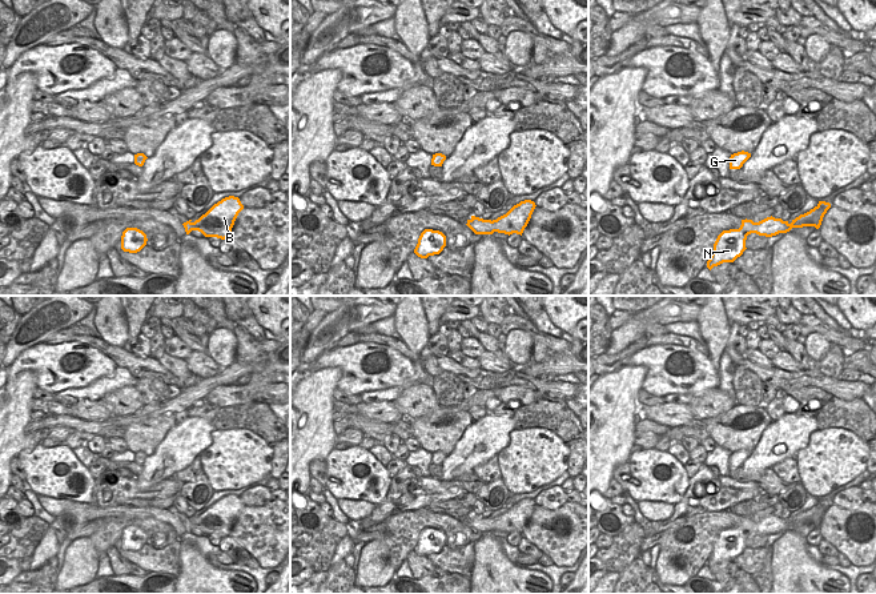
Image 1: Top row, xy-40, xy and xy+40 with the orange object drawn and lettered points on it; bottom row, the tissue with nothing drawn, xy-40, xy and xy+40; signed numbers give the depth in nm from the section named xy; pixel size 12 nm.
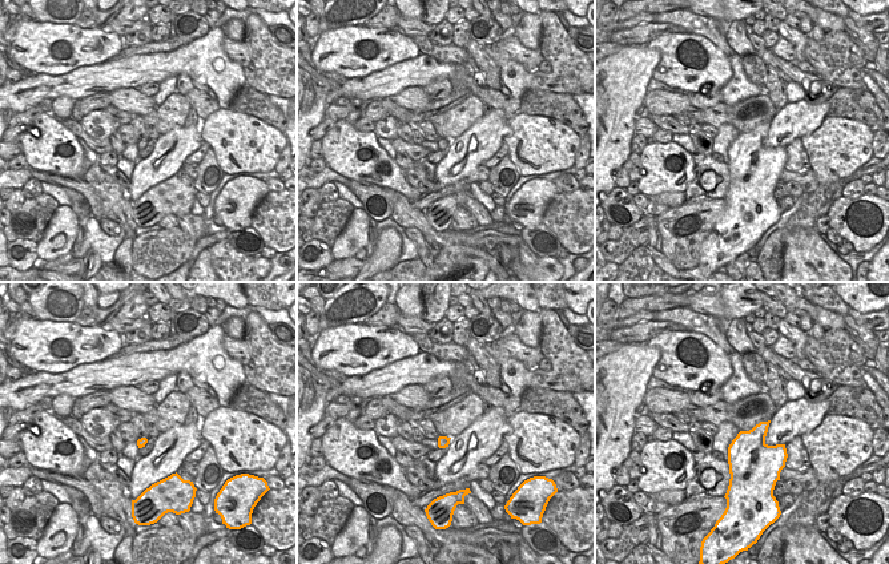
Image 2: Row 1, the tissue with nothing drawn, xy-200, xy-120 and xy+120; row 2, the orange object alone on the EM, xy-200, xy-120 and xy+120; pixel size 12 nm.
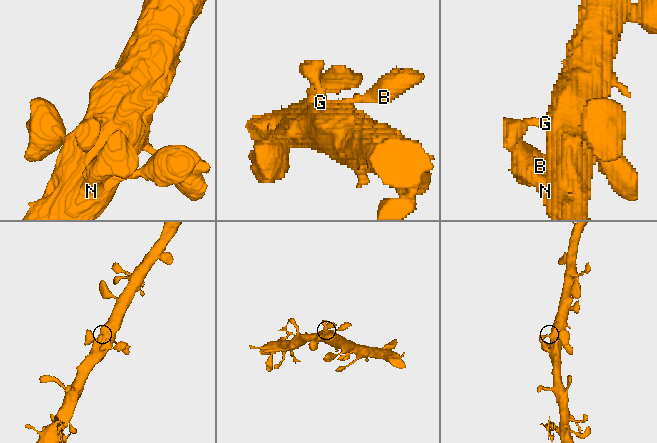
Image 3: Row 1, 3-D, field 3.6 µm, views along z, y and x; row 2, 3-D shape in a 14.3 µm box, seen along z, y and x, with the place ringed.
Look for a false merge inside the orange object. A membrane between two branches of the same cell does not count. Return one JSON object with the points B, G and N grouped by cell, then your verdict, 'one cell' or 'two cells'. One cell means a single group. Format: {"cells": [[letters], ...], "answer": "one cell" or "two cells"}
{"cells": [["B", "G", "N"]], "answer": "one cell"}

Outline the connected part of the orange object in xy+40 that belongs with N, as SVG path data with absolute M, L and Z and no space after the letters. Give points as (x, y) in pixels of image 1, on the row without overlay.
M819 499L819 502L809 510L800 513L792 521L783 519L781 517L767 515L759 521L752 518L742 518L739 527L723 529L715 542L714 549L707 559L707 566L711 569L723 561L734 561L743 553L746 546L747 534L756 531L759 534L772 535L779 531L787 531L792 526L815 525L820 526L821 519L827 509L831 506L829 501Z

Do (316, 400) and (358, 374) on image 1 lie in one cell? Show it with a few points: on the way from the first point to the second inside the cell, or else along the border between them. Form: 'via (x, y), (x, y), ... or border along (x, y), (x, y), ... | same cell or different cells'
border along (312, 372), (338, 368), (342, 376) | different cells

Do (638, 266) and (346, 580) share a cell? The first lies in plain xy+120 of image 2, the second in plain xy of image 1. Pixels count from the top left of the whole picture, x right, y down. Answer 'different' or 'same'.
same

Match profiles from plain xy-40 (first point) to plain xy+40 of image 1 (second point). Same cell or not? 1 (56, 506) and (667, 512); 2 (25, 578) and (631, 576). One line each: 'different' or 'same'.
1: same
2: different

